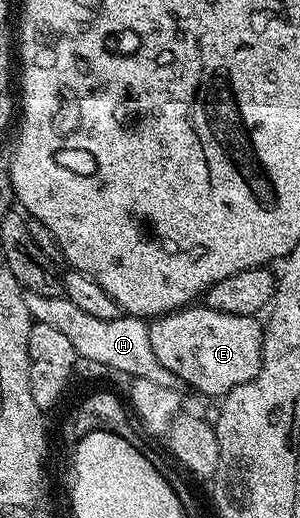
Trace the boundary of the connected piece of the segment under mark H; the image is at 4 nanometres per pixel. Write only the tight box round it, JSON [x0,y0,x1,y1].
[26,294,179,387]

